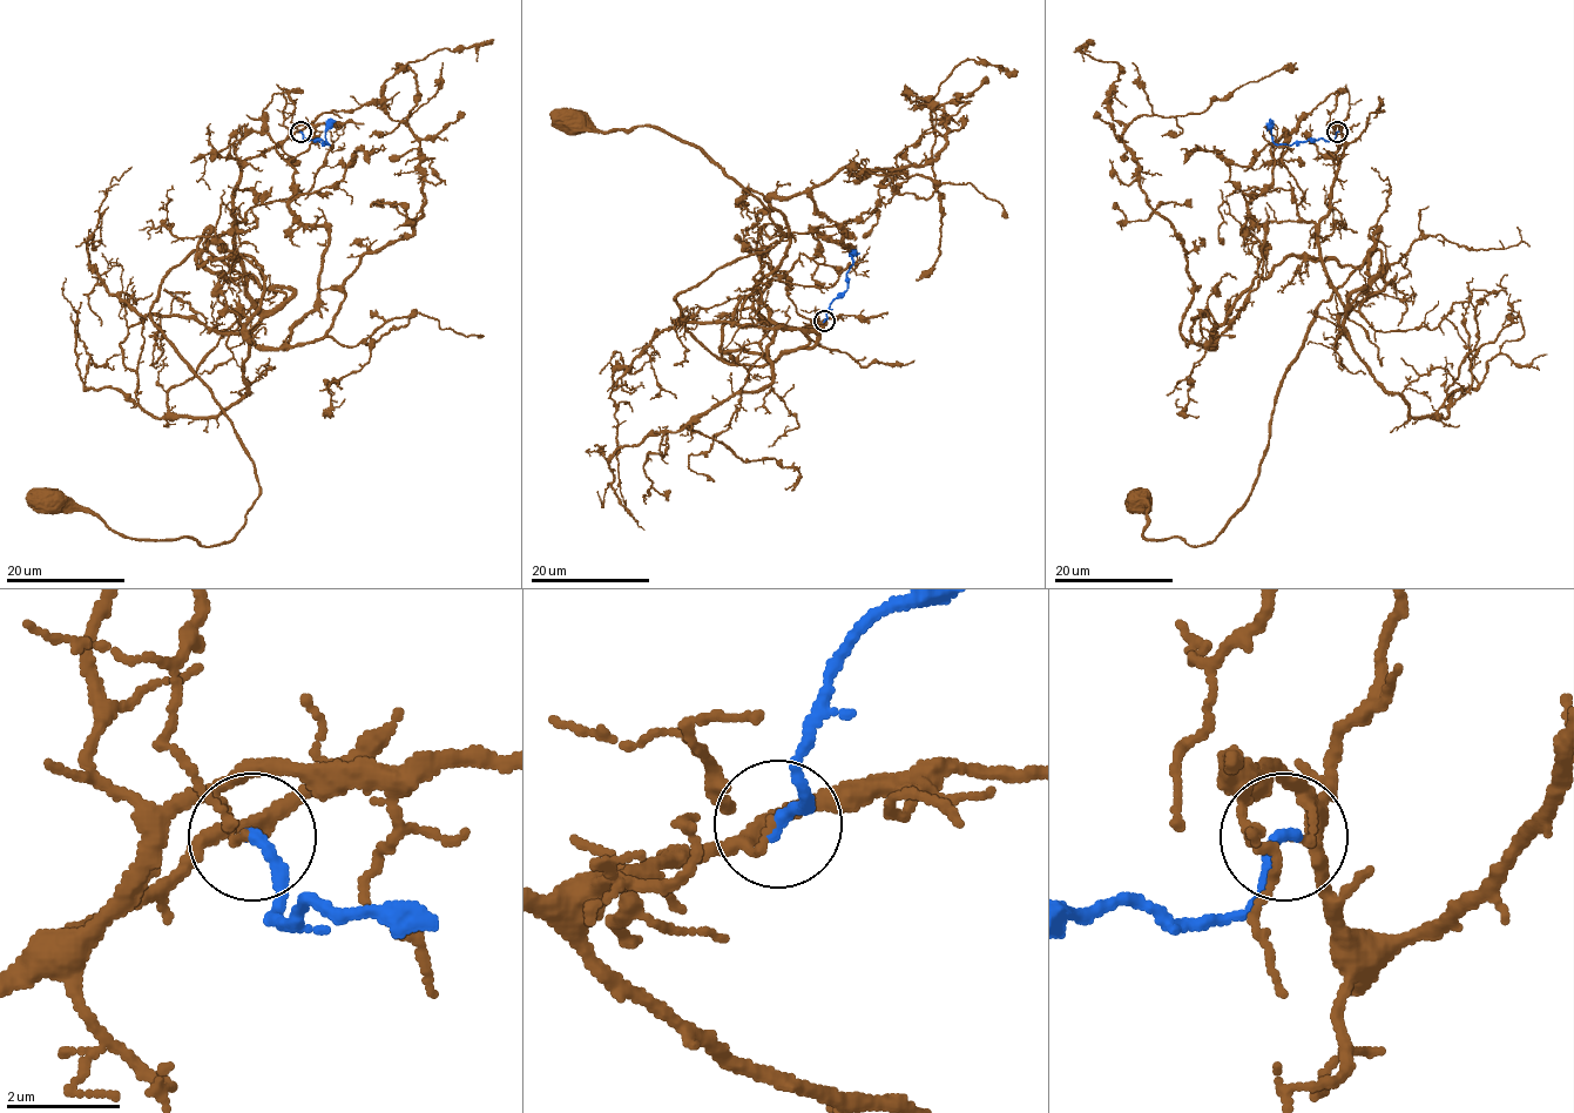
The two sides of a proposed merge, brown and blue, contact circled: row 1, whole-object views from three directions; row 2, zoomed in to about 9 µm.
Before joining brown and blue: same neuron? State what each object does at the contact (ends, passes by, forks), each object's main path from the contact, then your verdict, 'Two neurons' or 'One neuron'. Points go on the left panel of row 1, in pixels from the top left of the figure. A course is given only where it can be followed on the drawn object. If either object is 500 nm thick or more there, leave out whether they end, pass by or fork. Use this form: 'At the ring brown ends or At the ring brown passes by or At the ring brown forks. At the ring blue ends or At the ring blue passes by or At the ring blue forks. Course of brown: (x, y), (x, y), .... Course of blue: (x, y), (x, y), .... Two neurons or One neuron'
At the ring brown ends. At the ring blue ends. Course of brown: (301, 132), (242, 164), (236, 262), (191, 251), (150, 308), (252, 464), (244, 526), (139, 540), (45, 501). Course of blue: (301, 132), (303, 141), (306, 137), (329, 143), (325, 125), (331, 119). One neuron

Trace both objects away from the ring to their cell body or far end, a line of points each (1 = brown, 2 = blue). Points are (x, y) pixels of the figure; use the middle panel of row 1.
1: (824, 321), (774, 324), (754, 289), (716, 357), (674, 299), (783, 234), (694, 146), (568, 116)
2: (824, 321), (830, 304), (846, 289), (846, 272), (852, 260), (850, 255), (856, 254)

